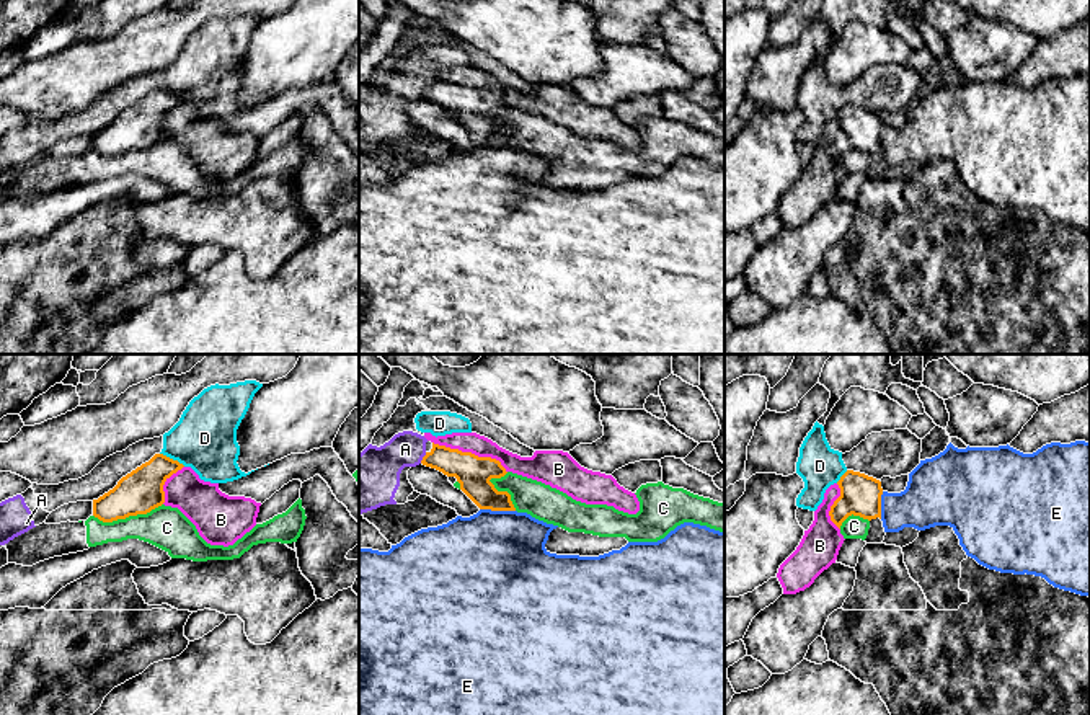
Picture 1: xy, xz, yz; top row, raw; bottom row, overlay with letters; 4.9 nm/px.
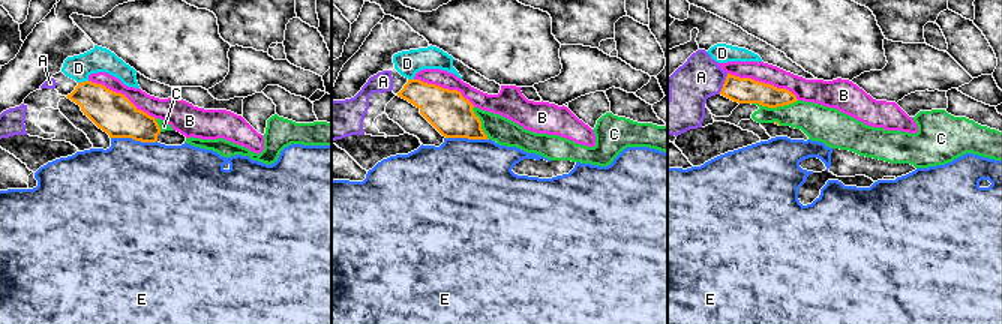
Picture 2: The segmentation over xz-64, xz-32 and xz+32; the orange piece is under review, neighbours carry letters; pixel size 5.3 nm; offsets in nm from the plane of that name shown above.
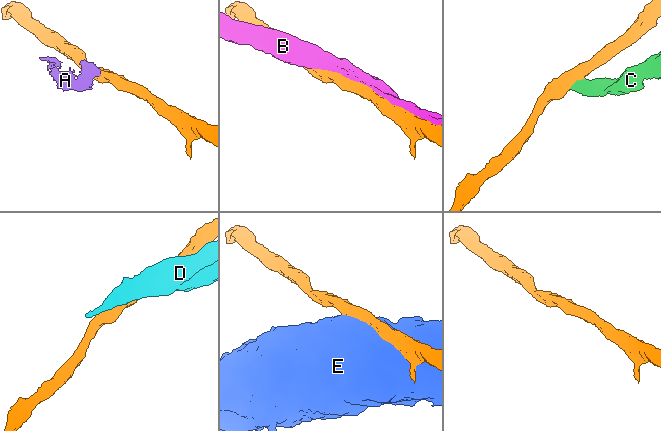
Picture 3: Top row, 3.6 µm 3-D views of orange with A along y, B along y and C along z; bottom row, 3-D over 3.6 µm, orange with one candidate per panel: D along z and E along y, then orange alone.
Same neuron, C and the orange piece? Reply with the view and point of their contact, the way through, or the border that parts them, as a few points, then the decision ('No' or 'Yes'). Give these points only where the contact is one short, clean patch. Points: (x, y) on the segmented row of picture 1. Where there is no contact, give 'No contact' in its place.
Touches orange at xy (128, 516). Boundary: xy (162, 503), (146, 513), (111, 521), (100, 521), (93, 516). No

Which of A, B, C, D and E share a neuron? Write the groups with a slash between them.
A D / B / C / E

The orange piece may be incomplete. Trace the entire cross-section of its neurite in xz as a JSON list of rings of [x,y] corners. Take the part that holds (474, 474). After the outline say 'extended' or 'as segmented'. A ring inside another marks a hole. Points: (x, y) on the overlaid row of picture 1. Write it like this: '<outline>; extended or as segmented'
[[[432,442],[432,449],[421,460],[423,465],[436,469],[447,477],[455,477],[460,490],[480,508],[491,511],[516,511],[511,495],[498,491],[490,482],[507,472],[499,460],[478,457]]]; as segmented

